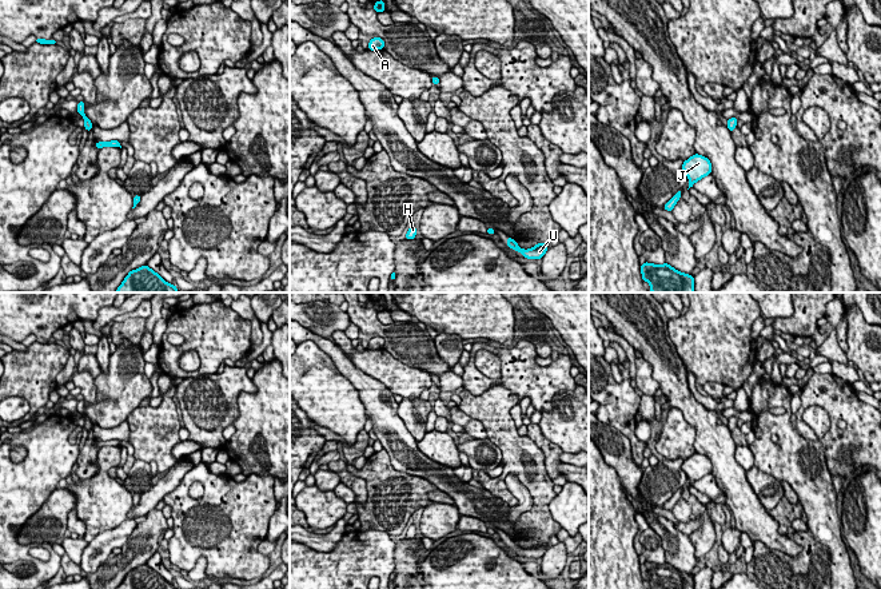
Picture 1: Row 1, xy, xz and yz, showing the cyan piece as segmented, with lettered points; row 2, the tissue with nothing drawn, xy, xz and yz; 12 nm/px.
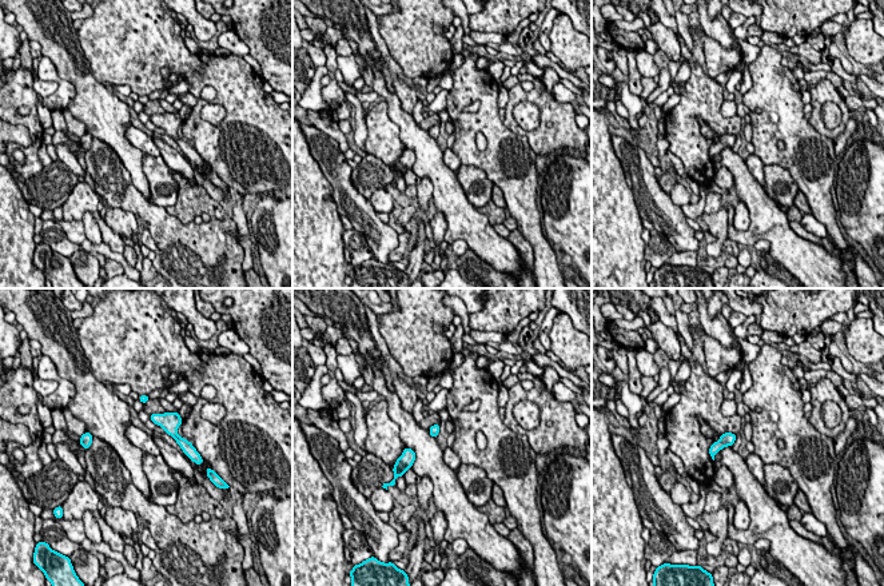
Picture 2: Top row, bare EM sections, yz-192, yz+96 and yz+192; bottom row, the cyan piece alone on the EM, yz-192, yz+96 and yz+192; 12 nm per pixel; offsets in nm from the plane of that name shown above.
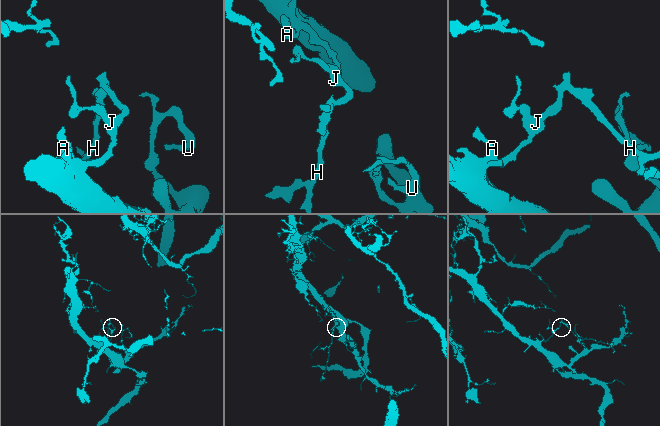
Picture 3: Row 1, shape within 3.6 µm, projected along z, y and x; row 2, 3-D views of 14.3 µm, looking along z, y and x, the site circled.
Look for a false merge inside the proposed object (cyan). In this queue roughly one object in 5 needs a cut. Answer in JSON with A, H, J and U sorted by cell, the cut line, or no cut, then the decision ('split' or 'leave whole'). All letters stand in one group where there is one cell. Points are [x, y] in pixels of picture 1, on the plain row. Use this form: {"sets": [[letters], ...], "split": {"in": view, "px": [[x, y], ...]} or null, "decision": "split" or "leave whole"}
{"sets": [["A", "H", "J", "U"]], "split": null, "decision": "leave whole"}

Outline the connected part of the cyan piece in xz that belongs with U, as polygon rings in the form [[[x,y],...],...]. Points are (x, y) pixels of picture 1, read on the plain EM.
[[[507,536],[507,546],[514,548],[515,550],[521,552],[527,558],[542,558],[542,556],[547,550],[547,542],[538,542],[533,548],[523,549],[518,545],[518,542]]]

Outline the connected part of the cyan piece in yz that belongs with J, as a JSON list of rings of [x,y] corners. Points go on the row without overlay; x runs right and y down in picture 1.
[[[694,453],[682,462],[682,470],[687,474],[687,478],[690,479],[690,487],[694,485],[695,481],[711,473],[711,462],[706,455]]]

